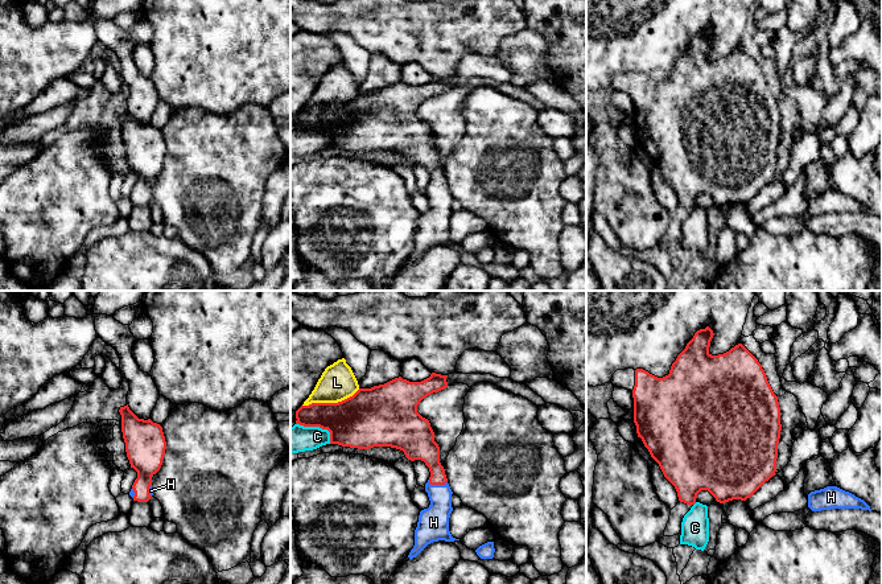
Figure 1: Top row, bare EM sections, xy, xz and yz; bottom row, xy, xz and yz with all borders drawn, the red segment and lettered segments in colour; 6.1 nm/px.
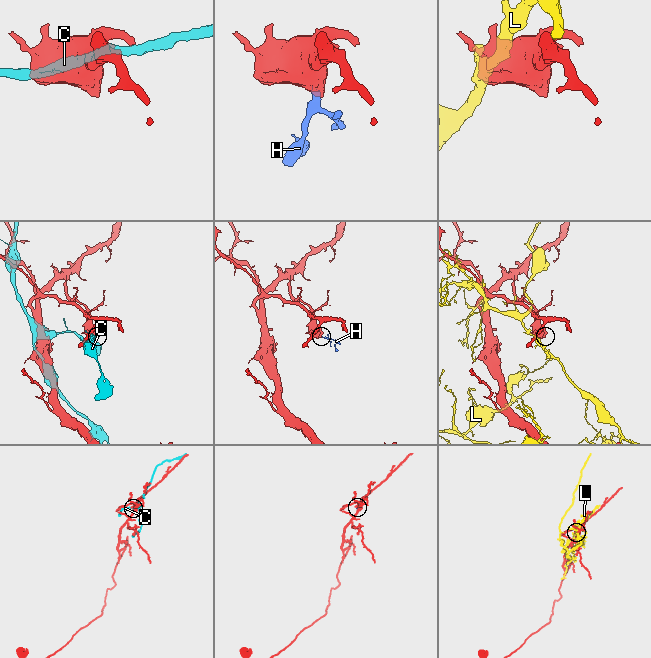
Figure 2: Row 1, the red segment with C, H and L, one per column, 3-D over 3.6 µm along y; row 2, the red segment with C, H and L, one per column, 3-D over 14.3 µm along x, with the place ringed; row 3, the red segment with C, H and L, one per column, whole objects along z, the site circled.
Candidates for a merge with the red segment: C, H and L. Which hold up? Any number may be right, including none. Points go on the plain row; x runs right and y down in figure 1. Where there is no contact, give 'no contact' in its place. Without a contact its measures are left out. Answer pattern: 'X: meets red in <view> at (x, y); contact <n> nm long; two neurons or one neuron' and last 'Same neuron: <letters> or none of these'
C: meets red in xz at (318, 130); contact 240 nm long; two neurons
H: meets red in xz at (437, 188); contact 120 nm long; one neuron
L: meets red in xz at (330, 107); contact 360 nm long; two neurons
Same neuron: H

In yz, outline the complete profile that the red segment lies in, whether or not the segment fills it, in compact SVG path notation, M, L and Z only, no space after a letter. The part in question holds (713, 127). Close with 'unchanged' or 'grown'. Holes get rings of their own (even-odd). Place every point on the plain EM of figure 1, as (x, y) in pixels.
M709 30L697 34L672 67L669 78L663 82L643 73L617 74L611 82L614 91L632 96L638 141L659 168L664 181L675 190L679 205L687 209L695 209L701 194L708 194L720 207L746 205L776 176L782 135L778 100L762 69L742 48L724 58L712 59L709 50L713 40Z; grown

